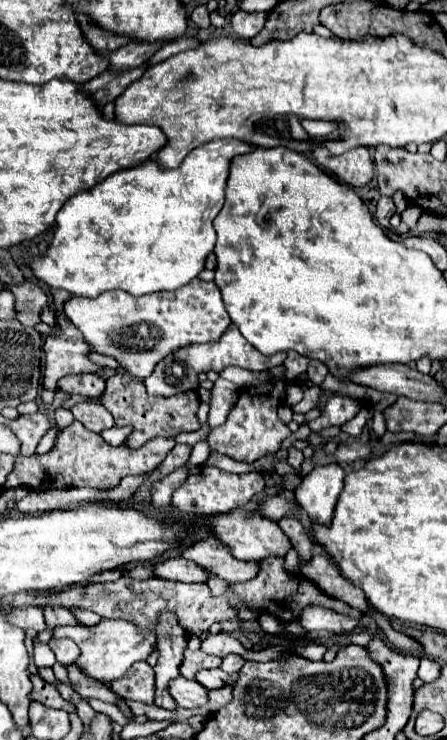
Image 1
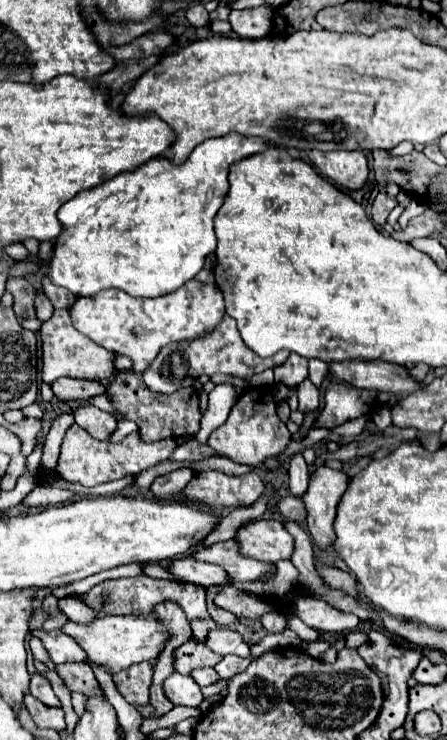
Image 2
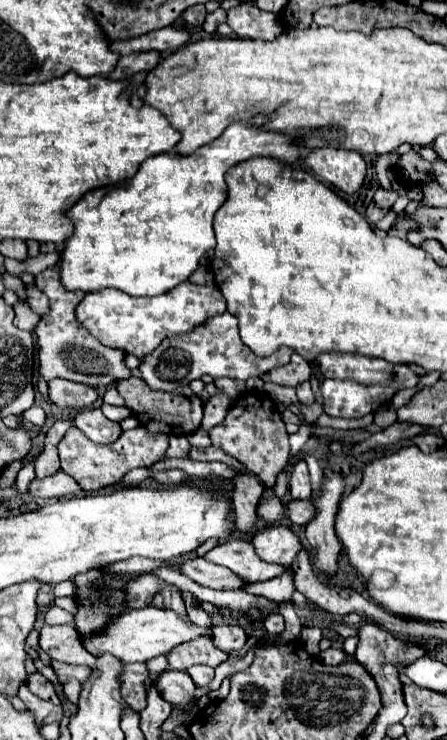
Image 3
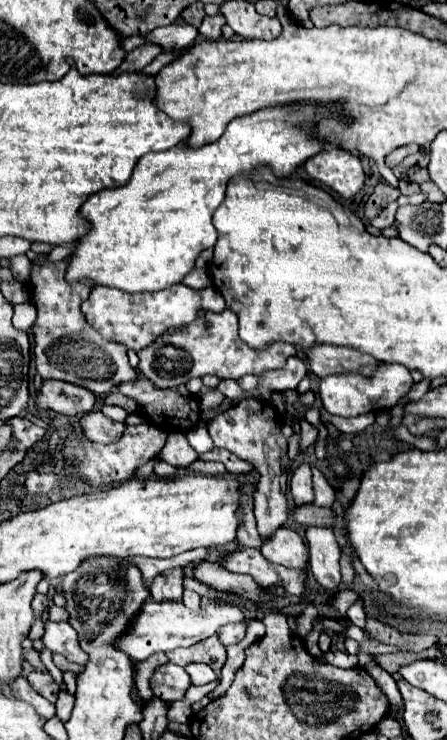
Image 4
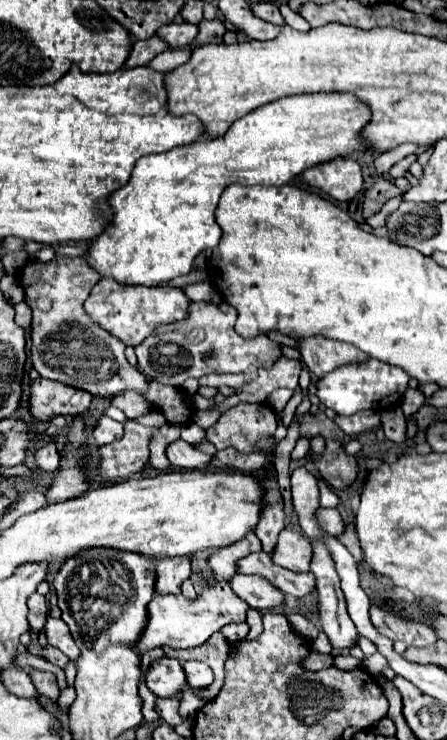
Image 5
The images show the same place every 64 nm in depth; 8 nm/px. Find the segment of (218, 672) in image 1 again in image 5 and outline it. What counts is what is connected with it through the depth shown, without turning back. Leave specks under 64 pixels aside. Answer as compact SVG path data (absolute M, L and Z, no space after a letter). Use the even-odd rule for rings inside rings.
M184 662L182 668L184 668L186 676L188 676L188 684L194 686L194 688L206 688L214 680L212 670L202 662Z

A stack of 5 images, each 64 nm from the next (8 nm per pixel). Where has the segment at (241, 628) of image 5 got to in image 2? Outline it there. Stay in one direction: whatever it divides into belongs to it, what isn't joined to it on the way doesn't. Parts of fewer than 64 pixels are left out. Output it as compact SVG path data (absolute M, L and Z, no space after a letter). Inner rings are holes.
M216 628L208 632L208 638L204 642L212 652L216 654L236 654L242 658L252 658L252 652L248 650L248 644L242 640L242 636L230 628Z

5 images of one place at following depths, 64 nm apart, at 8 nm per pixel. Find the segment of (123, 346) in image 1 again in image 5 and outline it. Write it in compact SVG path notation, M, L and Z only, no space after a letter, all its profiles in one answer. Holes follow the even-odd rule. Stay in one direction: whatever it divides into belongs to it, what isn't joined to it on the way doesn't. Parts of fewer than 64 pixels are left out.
M100 280L84 302L84 310L96 324L100 324L100 328L120 338L126 346L136 346L142 344L158 326L188 318L190 304L192 300L182 288L120 288L120 284L112 284L112 280Z

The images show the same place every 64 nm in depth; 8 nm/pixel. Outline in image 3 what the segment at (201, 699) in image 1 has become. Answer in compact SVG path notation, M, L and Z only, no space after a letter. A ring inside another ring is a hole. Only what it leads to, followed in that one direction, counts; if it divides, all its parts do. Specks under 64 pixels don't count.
M168 670L160 674L158 678L158 692L162 692L162 698L170 704L192 704L194 702L194 690L196 684L192 682L190 674Z

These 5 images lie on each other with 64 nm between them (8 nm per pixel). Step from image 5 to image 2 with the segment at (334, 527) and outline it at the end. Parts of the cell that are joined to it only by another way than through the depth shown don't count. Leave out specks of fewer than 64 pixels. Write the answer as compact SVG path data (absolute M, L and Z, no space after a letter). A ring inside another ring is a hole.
M298 496L280 498L280 500L276 502L276 512L278 512L284 520L294 520L294 522L302 522L302 520L306 520L304 502L302 502Z

